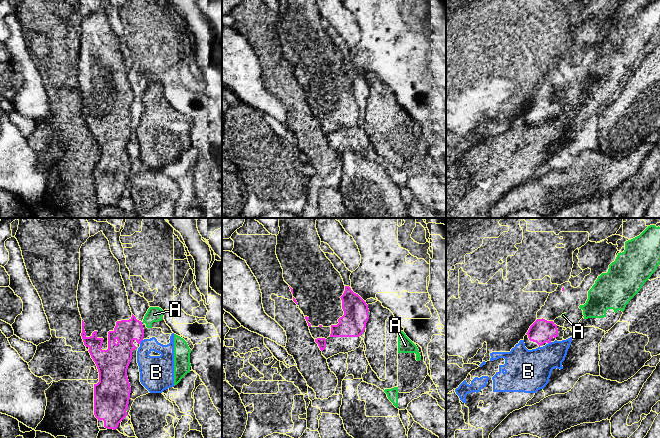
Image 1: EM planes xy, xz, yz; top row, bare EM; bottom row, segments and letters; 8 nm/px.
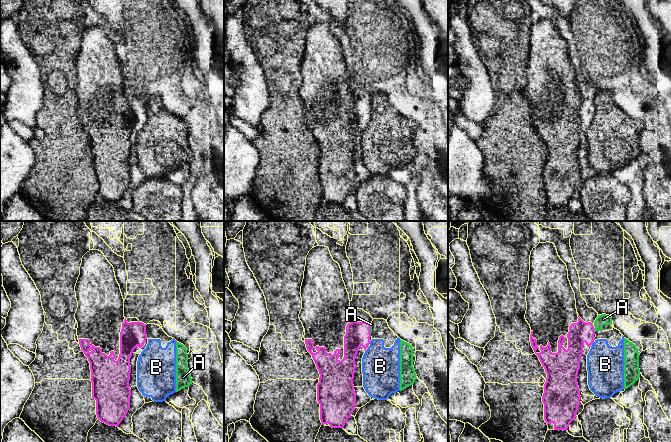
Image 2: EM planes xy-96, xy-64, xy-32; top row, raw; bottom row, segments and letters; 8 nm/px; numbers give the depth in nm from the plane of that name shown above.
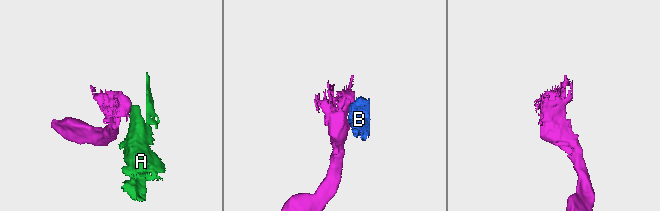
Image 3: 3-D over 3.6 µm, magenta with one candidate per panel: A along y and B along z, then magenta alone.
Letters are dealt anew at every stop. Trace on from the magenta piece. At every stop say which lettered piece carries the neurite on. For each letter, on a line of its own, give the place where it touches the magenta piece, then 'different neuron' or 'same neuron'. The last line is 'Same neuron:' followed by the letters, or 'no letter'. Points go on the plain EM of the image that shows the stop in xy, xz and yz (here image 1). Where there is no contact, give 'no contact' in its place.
A: xz (368, 88) | different neuron
B: xy (141, 116) | different neuron
Same neuron: no letter

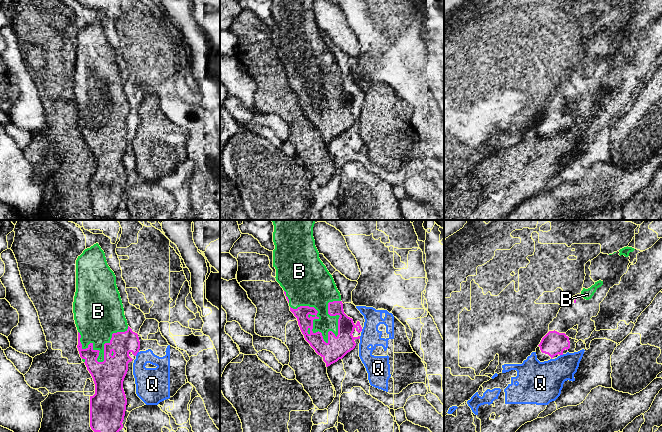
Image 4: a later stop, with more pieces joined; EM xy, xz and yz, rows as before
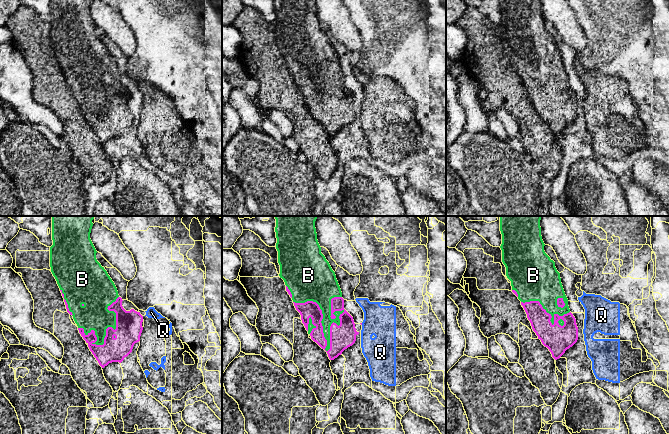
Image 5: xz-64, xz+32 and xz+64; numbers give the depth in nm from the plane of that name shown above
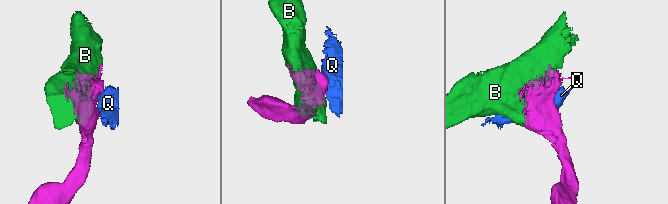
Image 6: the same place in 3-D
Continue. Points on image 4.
B: xz (312, 102) | same neuron
Q: xy (137, 128) | different neuron
Same neuron: B

